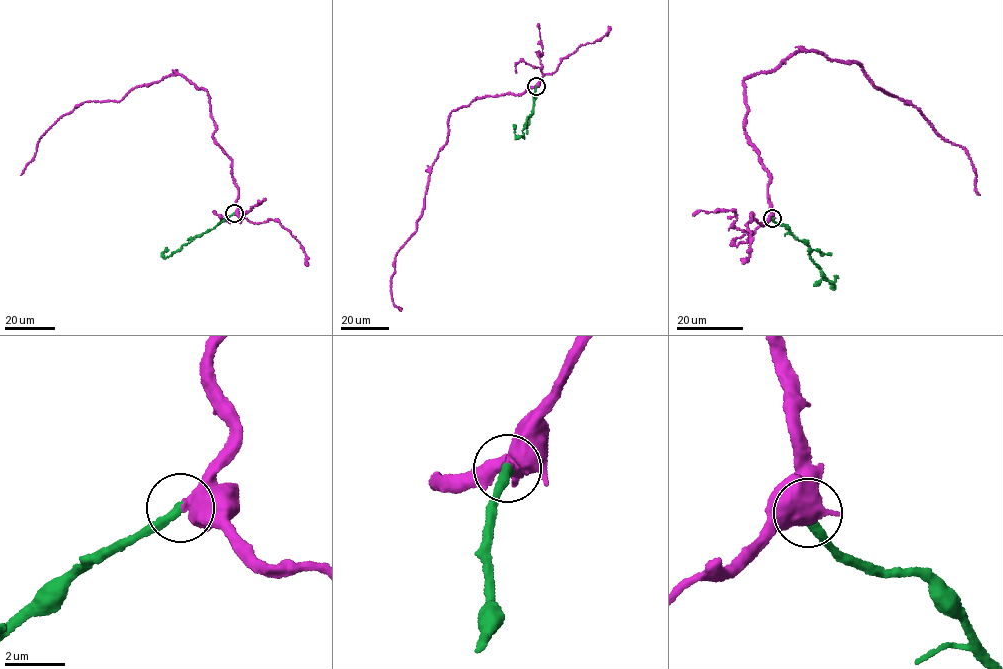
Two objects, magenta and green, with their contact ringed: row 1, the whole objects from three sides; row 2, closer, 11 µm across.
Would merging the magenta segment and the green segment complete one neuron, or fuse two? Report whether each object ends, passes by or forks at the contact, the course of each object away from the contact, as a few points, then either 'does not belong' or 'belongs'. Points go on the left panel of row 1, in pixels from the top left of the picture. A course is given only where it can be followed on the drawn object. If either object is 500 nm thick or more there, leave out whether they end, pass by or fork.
magenta runs (234, 213), (238, 187), (213, 135), (210, 97), (177, 74), (117, 101), (84, 102), (43, 134), (20, 175); green runs (234, 213), (165, 257), (163, 253), (166, 248), (166, 251); belongs

